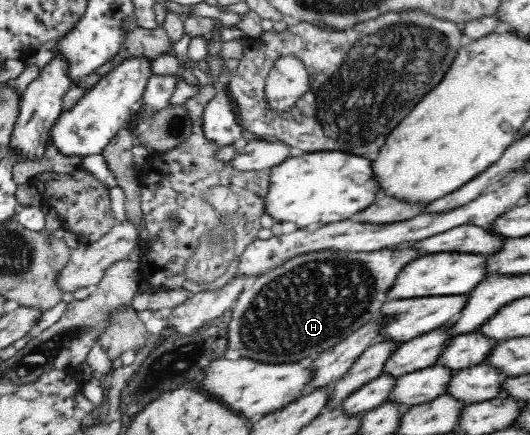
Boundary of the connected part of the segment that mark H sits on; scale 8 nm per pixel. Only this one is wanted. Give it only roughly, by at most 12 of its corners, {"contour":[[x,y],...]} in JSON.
{"contour":[[411,242],[263,271],[229,348],[315,360],[375,320]]}

